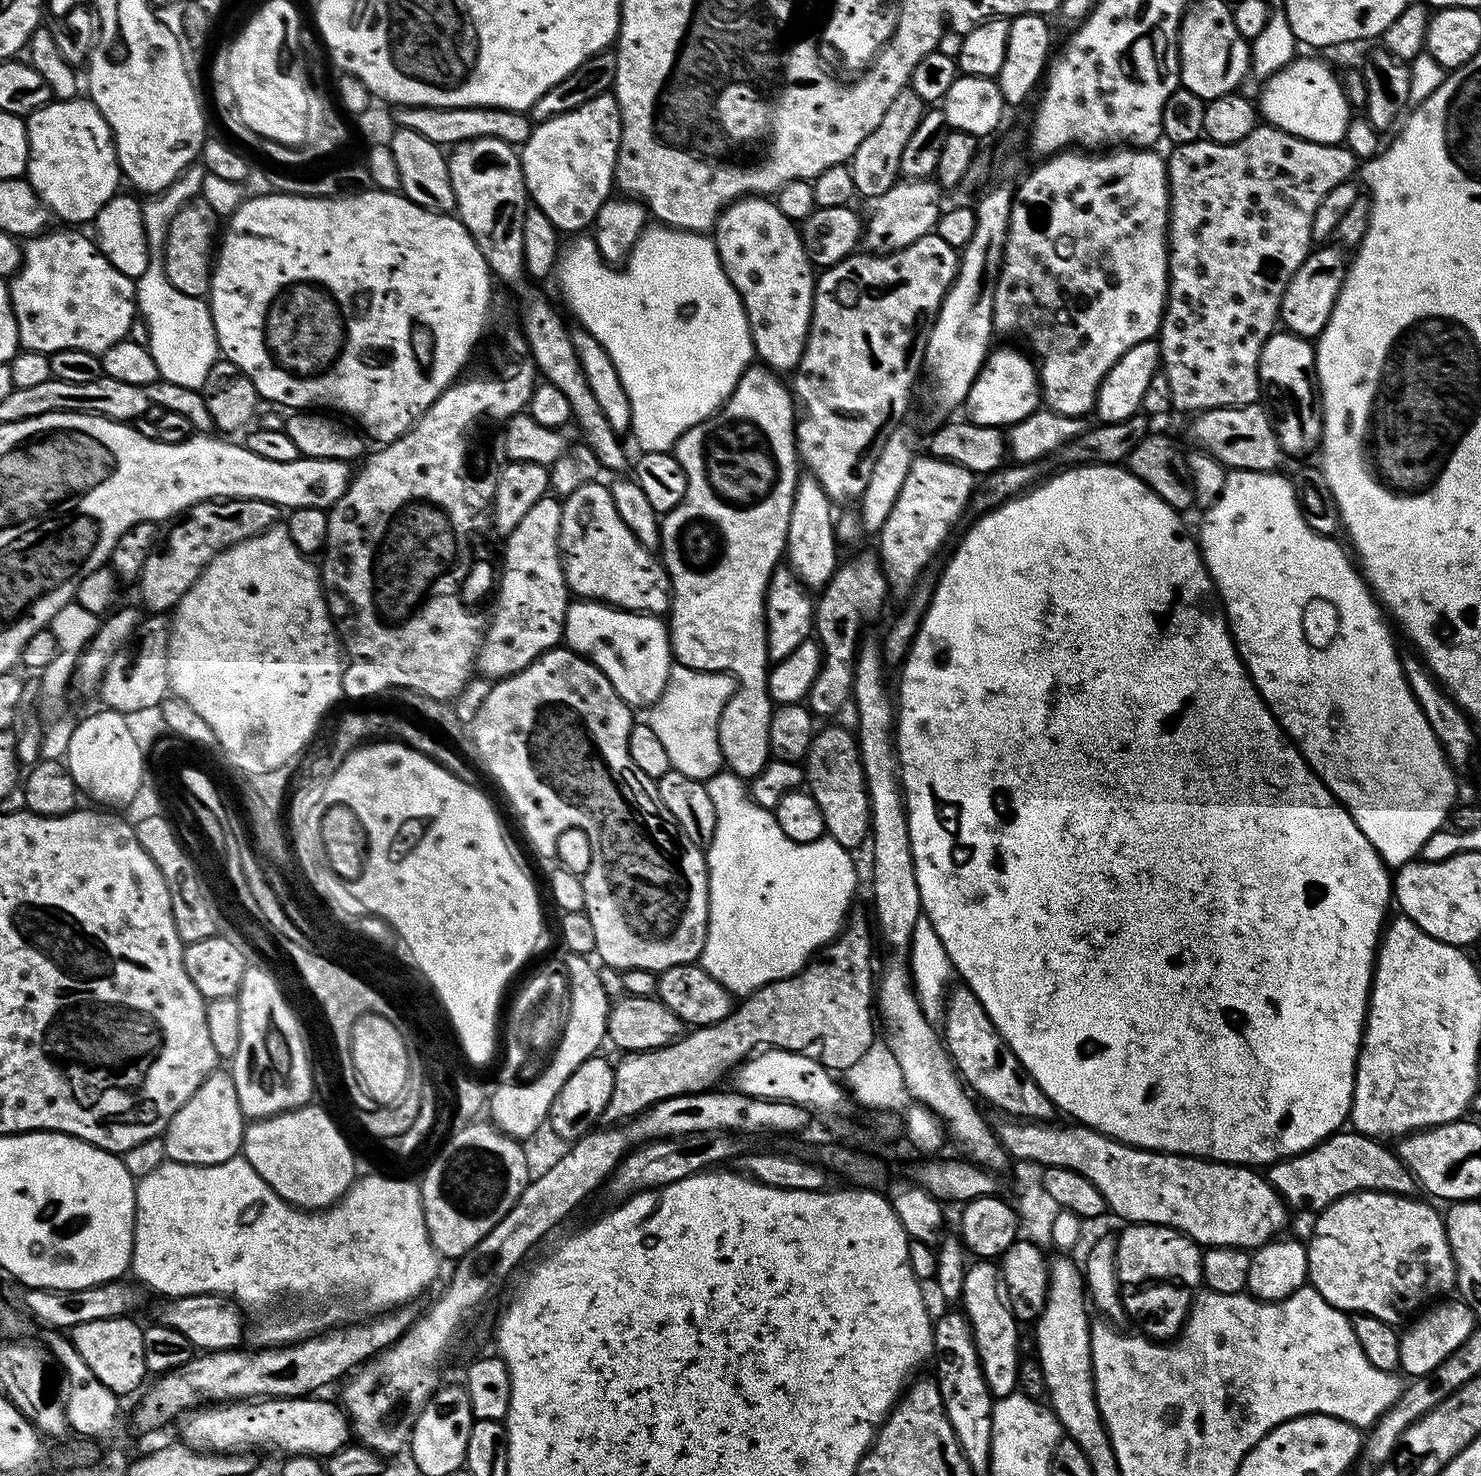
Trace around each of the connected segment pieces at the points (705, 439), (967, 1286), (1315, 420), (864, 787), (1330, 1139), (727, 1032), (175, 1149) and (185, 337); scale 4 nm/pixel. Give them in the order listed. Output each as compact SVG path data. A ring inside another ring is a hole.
M749 366L742 374L738 386L734 386L728 401L709 420L704 420L698 426L686 430L677 438L674 455L686 474L686 494L678 507L663 513L660 521L659 551L664 552L662 563L668 569L668 578L672 581L672 606L670 609L672 620L667 621L672 642L672 655L677 665L693 668L699 672L723 672L735 679L738 685L736 692L728 699L720 715L718 742L720 743L720 755L723 763L736 775L745 778L757 776L768 765L772 751L770 746L770 718L774 711L774 705L772 699L768 696L770 661L768 659L768 635L764 629L764 596L768 593L768 583L772 577L772 571L781 563L786 552L790 510L794 502L798 479L798 471L796 472L796 464L798 468L798 449L796 446L798 412L794 407L794 396L789 385L787 388L780 380L783 379L770 368Z
M976 1258L965 1267L960 1300L962 1301L962 1311L972 1333L972 1340L978 1350L980 1365L985 1376L988 1377L989 1385L993 1389L999 1390L1003 1384L1014 1383L1016 1371L1020 1368L1021 1325L1012 1315L1011 1307L1002 1295L1000 1270L991 1259Z
M1277 330L1260 348L1258 362L1263 407L1272 418L1280 448L1289 457L1308 456L1319 449L1324 435L1324 418L1318 403L1316 349L1311 339L1287 330Z
M824 728L815 733L802 767L807 791L811 792L818 810L822 810L824 831L838 846L849 850L865 847L872 826L872 811L868 801L868 779L860 761L860 746L853 729Z
M1341 1130L1333 1132L1332 1135L1327 1136L1320 1144L1315 1144L1310 1150L1299 1152L1296 1156L1289 1156L1286 1160L1276 1161L1275 1164L1271 1165L1271 1167L1267 1169L1266 1179L1268 1183L1272 1185L1272 1189L1284 1199L1284 1202L1288 1205L1289 1209L1296 1210L1296 1208L1305 1208L1306 1211L1312 1212L1311 1214L1319 1214L1323 1212L1326 1206L1330 1206L1338 1198L1348 1196L1352 1192L1393 1192L1396 1196L1413 1195L1418 1188L1418 1181L1416 1177L1413 1176L1408 1167L1400 1161L1400 1157L1396 1155L1395 1151L1393 1151L1391 1147L1387 1148L1384 1144L1387 1143L1381 1142L1379 1139L1371 1136L1366 1136L1363 1132L1357 1132L1355 1130Z
M729 1016L708 1028L697 1027L665 1048L655 1048L649 1052L626 1052L619 1058L621 1060L615 1061L612 1069L614 1090L610 1094L610 1102L606 1102L602 1117L603 1123L608 1126L627 1122L666 1098L682 1096L685 1092L703 1092L715 1085L712 1083L719 1078L723 1068L731 1069L745 1059L736 1050Z
M217 1070L205 1078L198 1090L194 1090L186 1106L170 1118L162 1137L164 1155L179 1164L198 1166L214 1166L233 1160L241 1155L245 1127L246 1117L242 1114L242 1106L238 1106L238 1090L234 1090L232 1077L227 1071Z
M193 162L184 169L182 174L178 174L178 178L174 178L174 182L170 182L170 186L166 186L161 192L149 195L141 203L142 224L148 239L148 265L143 274L135 277L134 280L136 285L136 306L139 315L142 317L142 324L144 320L145 326L148 327L146 343L148 349L152 352L154 362L158 362L160 379L169 380L171 384L195 388L197 390L202 388L203 383L206 382L207 374L210 373L210 368L214 366L218 359L212 310L207 299L191 296L190 294L182 294L182 290L174 287L170 282L170 278L166 278L164 247L166 246L166 238L170 230L170 222L174 222L174 217L178 215L178 210L182 210L182 206L186 206L201 195L200 187L204 184L204 176L206 177L206 169L203 163Z

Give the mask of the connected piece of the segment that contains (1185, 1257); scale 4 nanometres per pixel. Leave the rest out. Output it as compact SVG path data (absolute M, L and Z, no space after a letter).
M1129 1223L1116 1236L1116 1272L1128 1286L1162 1280L1196 1286L1204 1279L1202 1248L1192 1237L1185 1236L1176 1228L1167 1228L1161 1224Z

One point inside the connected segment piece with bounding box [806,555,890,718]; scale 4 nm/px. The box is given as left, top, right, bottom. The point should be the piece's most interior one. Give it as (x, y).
(853, 594)

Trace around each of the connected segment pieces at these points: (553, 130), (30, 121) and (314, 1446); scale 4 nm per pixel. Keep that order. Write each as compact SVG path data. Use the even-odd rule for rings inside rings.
M605 94L598 98L590 98L590 102L586 102L582 106L578 106L574 110L570 110L566 114L558 114L549 120L539 121L533 127L530 138L519 149L520 165L524 171L524 185L528 188L528 195L531 203L542 210L542 214L546 214L546 218L550 218L550 222L556 228L557 233L576 232L572 234L580 234L584 227L591 225L595 221L598 210L604 205L605 200L609 199L610 193L614 188L614 177L616 175L616 151L620 148L620 107L616 101L615 95Z
M88 98L75 100L53 99L34 110L26 117L28 130L28 170L26 179L40 196L40 201L48 208L49 213L69 220L69 225L84 226L87 222L95 221L96 216L117 195L119 184L122 184L120 163L116 157L116 142L108 129L104 115L98 111L95 104Z
M271 1397L251 1401L231 1401L202 1406L177 1417L174 1427L179 1441L196 1451L242 1454L254 1448L275 1449L293 1455L327 1458L345 1447L351 1439L347 1413L336 1403L321 1397Z

